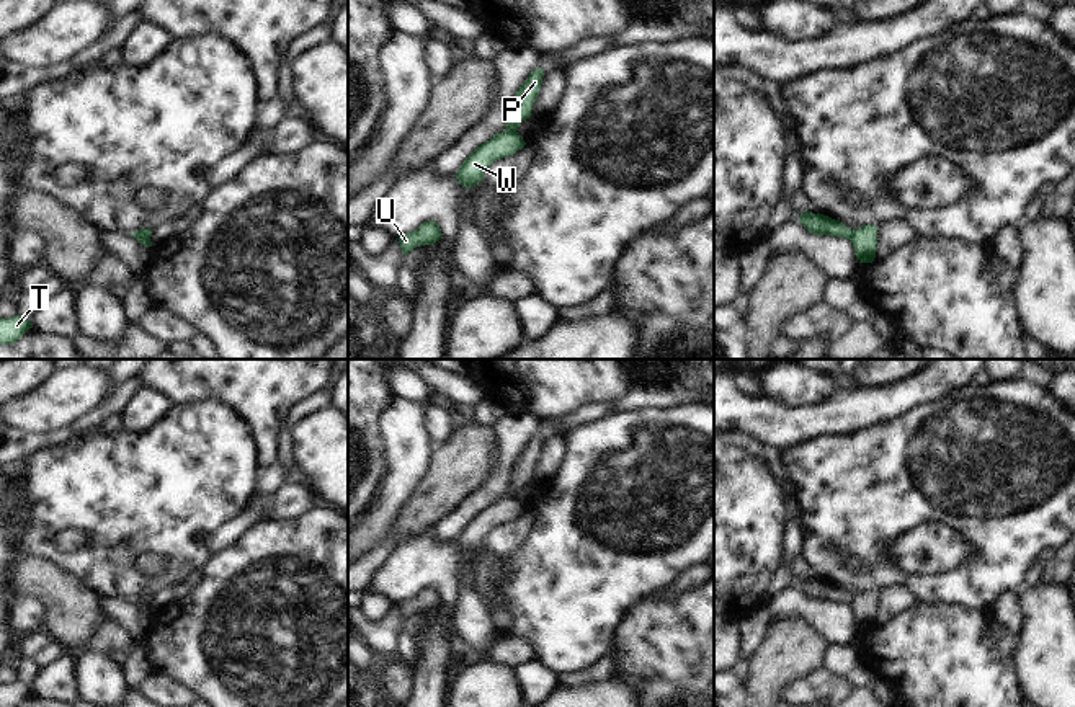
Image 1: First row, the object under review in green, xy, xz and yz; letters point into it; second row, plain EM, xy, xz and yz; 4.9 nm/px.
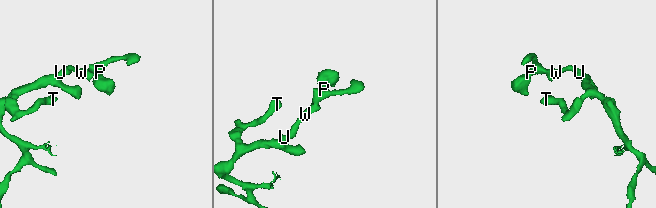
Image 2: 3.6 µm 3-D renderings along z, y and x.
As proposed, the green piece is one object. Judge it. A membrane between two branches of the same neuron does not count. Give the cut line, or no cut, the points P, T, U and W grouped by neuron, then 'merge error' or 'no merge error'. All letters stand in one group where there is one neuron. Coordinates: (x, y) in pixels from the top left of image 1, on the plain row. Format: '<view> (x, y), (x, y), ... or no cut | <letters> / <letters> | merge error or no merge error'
xz (505, 495), (515, 497) | P / T U W | merge error

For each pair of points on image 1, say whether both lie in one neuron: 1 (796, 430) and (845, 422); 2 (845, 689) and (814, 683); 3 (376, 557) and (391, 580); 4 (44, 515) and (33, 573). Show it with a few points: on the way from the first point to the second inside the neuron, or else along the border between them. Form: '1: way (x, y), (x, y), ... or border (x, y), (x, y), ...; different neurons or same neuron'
1: way (807, 423), (834, 422); same neuron
2: way (837, 689), (822, 683); same neuron
3: border (396, 549), (365, 591); different neurons
4: border (28, 555), (46, 555), (72, 570); different neurons

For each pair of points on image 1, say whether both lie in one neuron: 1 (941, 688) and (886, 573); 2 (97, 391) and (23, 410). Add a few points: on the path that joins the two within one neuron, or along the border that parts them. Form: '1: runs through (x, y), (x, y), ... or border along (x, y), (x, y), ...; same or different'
1: border along (917, 600), (927, 604), (954, 606); different
2: runs through (79, 391), (69, 394), (54, 407), (41, 410); same

